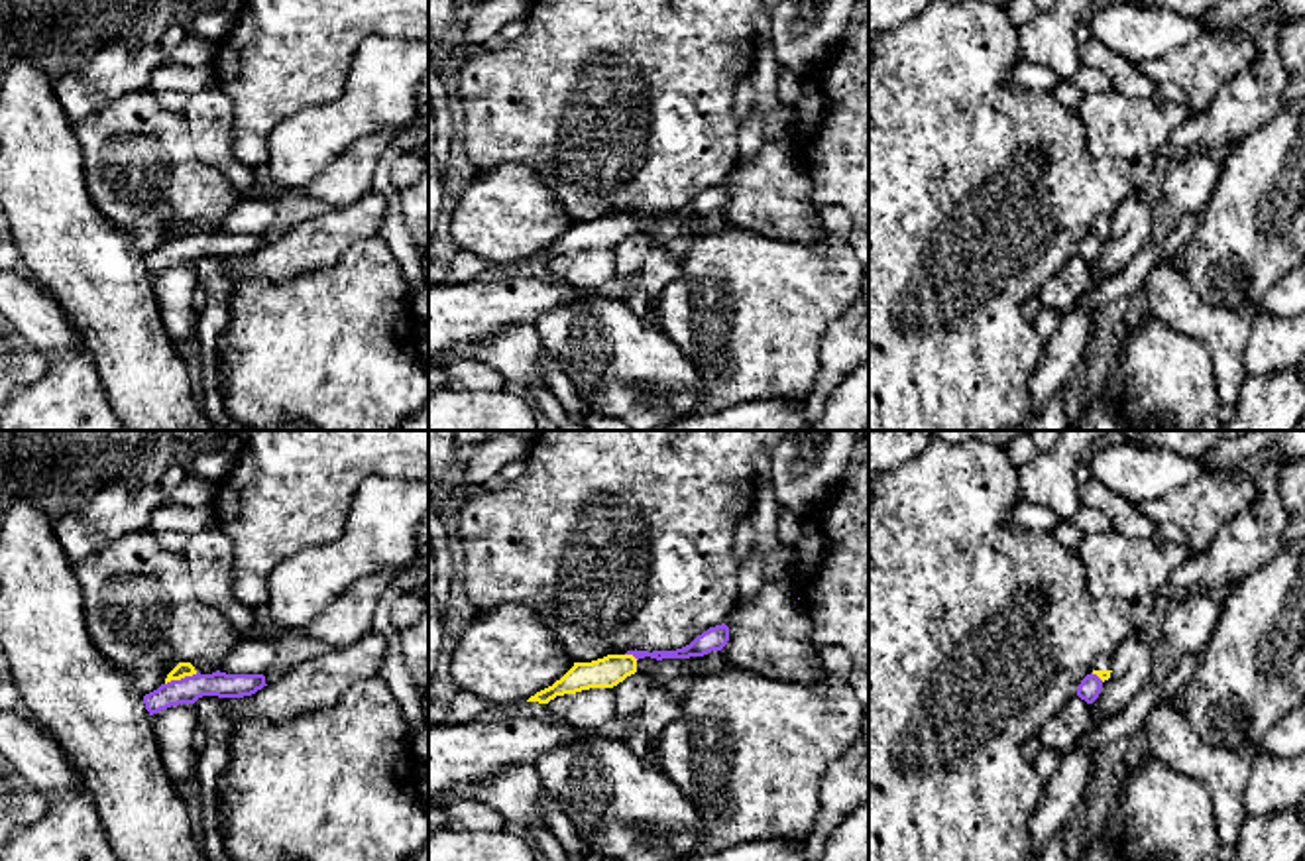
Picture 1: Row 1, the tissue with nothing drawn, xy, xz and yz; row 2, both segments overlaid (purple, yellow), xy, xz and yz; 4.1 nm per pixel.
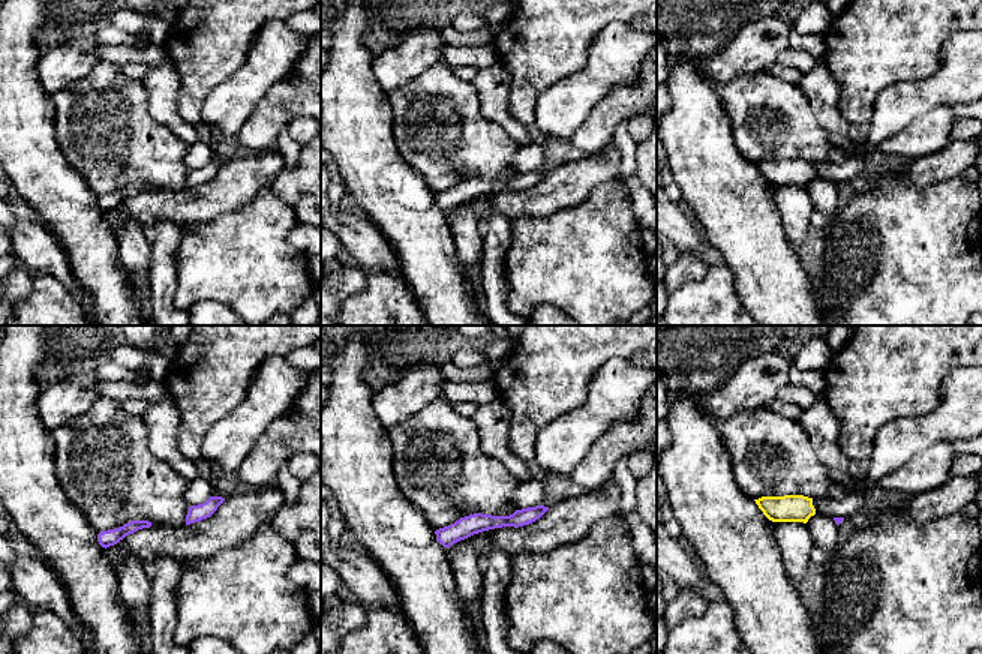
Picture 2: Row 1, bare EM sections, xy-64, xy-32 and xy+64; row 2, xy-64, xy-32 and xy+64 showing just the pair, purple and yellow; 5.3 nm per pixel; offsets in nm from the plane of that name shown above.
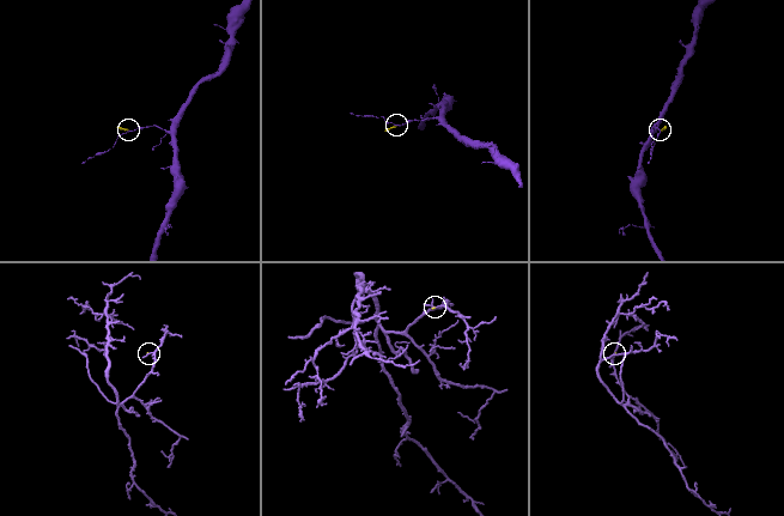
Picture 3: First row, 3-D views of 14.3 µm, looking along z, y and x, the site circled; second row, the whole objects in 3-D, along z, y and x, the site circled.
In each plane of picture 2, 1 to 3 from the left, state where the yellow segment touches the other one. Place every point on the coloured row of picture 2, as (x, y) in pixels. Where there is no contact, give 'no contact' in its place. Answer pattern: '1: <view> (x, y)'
1: no contact
2: no contact
3: no contact

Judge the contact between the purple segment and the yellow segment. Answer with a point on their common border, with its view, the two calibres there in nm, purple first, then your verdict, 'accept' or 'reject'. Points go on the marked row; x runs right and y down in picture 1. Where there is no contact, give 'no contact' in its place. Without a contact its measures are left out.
contact xy (181, 679); calibres 110 and 60 nm; reject

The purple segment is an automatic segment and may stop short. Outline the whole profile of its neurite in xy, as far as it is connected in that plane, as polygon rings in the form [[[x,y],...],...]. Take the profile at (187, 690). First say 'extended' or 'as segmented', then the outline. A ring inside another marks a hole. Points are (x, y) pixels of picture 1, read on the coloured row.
as segmented | [[[193,674],[181,680],[161,684],[157,690],[143,696],[149,716],[179,704],[195,704],[202,696],[218,698],[244,698],[261,690],[265,684],[263,674]]]

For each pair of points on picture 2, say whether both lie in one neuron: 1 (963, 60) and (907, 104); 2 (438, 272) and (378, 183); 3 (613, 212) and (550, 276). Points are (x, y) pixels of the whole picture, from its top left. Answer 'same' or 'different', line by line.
1: same
2: same
3: same

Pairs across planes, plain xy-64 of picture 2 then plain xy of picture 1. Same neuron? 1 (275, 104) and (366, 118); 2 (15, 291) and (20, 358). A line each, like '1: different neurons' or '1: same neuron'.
1: different neurons
2: same neuron

